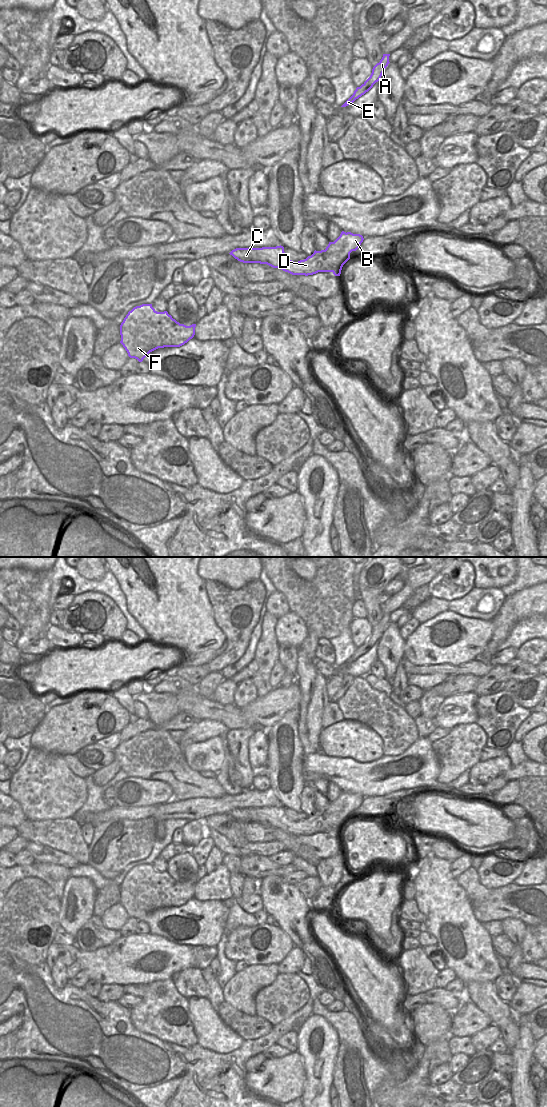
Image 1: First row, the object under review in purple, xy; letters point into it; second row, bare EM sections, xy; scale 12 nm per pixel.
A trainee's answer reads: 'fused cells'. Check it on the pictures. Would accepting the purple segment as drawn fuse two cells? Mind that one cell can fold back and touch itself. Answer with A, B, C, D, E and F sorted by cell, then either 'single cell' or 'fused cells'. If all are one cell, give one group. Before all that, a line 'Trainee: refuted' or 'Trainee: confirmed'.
Trainee: confirmed
A E F / B C D; fused cells

